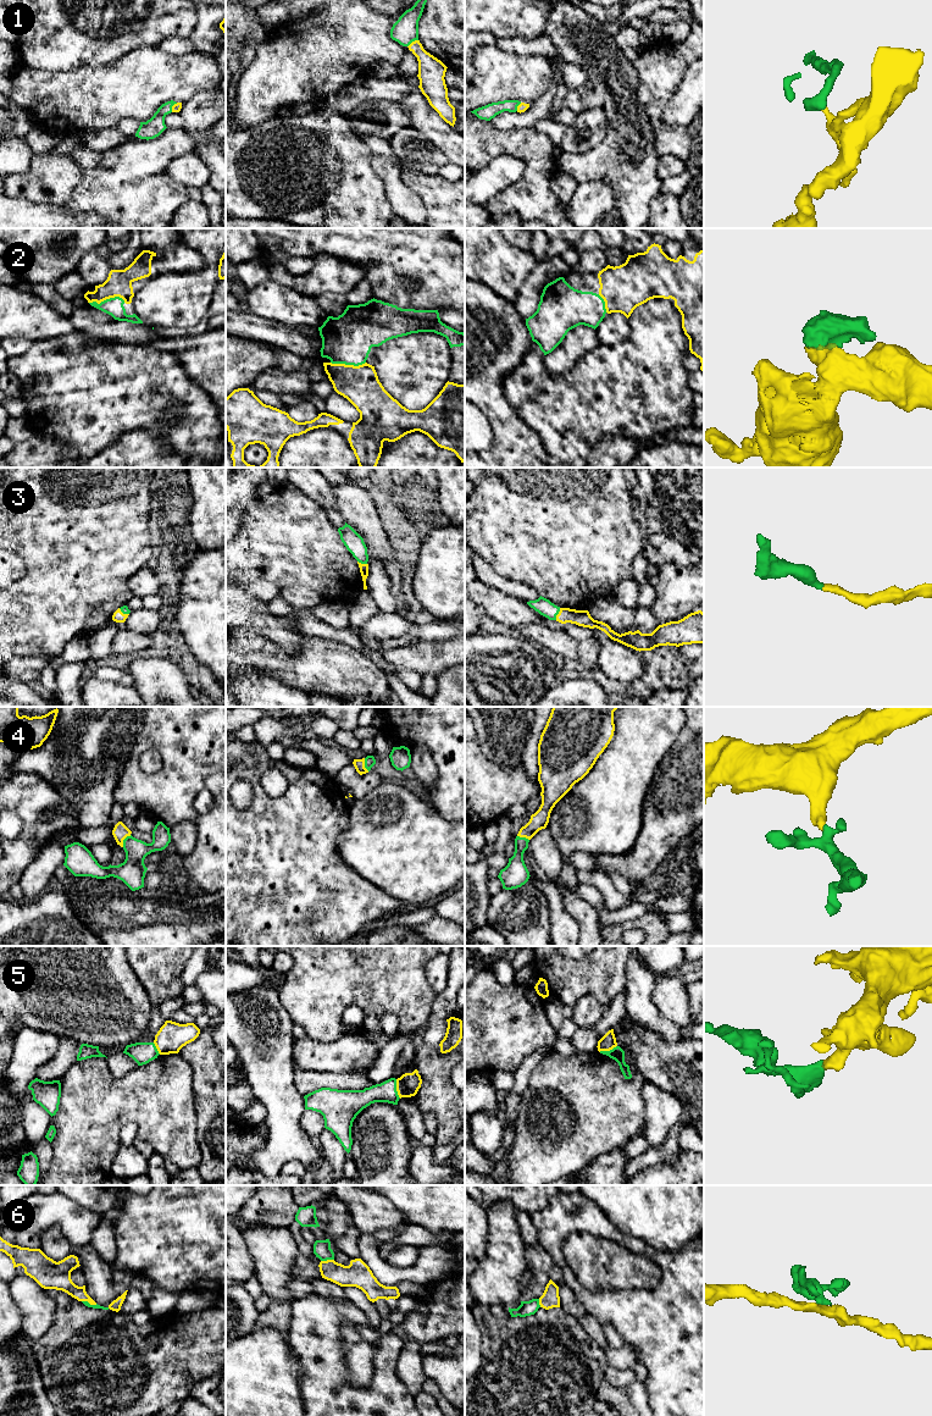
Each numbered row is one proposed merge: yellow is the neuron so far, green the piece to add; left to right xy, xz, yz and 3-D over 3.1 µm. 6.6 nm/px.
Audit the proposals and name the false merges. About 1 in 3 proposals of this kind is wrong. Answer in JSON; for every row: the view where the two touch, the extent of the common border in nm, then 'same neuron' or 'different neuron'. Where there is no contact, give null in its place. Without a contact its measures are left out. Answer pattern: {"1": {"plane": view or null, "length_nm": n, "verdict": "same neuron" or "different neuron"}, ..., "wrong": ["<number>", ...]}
{"1": {"plane": "xz", "length_nm": 90, "verdict": "same neuron"}, "2": {"plane": "xy", "length_nm": 240, "verdict": "same neuron"}, "3": {"plane": "yz", "length_nm": 90, "verdict": "same neuron"}, "4": {"plane": "xy", "length_nm": 100, "verdict": "same neuron"}, "5": {"plane": "xz", "length_nm": 130, "verdict": "different neuron"}, "6": {"plane": "xz", "length_nm": 90, "verdict": "same neuron"}, "wrong": ["5"]}

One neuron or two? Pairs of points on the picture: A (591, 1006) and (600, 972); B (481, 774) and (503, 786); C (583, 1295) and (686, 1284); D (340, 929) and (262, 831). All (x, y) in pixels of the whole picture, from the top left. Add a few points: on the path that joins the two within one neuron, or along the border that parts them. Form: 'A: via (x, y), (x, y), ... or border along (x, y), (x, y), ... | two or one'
A: border along (572, 1007), (588, 994), (603, 1007) | two
B: via (486, 779), (493, 786), (498, 786) | one
C: via (609, 1304), (660, 1304) | one
D: via (316, 905), (277, 866), (277, 856) | one

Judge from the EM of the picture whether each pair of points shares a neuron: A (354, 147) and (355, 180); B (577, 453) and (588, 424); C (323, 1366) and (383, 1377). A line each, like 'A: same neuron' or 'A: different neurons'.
A: same neuron
B: same neuron
C: same neuron

